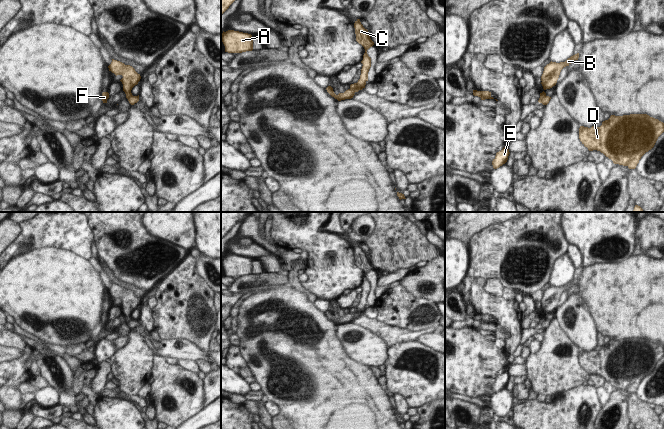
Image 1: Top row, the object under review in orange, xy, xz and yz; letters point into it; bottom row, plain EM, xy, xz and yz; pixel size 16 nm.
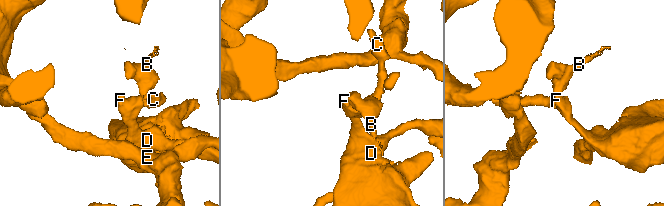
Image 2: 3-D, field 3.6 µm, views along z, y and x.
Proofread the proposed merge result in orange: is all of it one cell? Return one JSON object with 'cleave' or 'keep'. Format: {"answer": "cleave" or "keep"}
{"answer": "cleave"}

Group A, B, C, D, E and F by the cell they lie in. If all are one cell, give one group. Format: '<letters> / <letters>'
A C D E F / B

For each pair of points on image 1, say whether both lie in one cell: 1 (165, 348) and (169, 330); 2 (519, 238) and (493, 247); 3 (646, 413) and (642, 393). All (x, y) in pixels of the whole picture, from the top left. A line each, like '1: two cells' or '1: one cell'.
1: two cells
2: one cell
3: two cells

